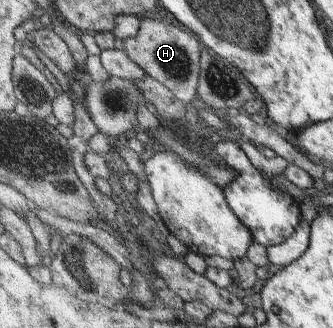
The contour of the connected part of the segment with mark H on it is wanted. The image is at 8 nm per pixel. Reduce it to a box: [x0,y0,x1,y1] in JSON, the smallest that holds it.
[124,18,200,104]

